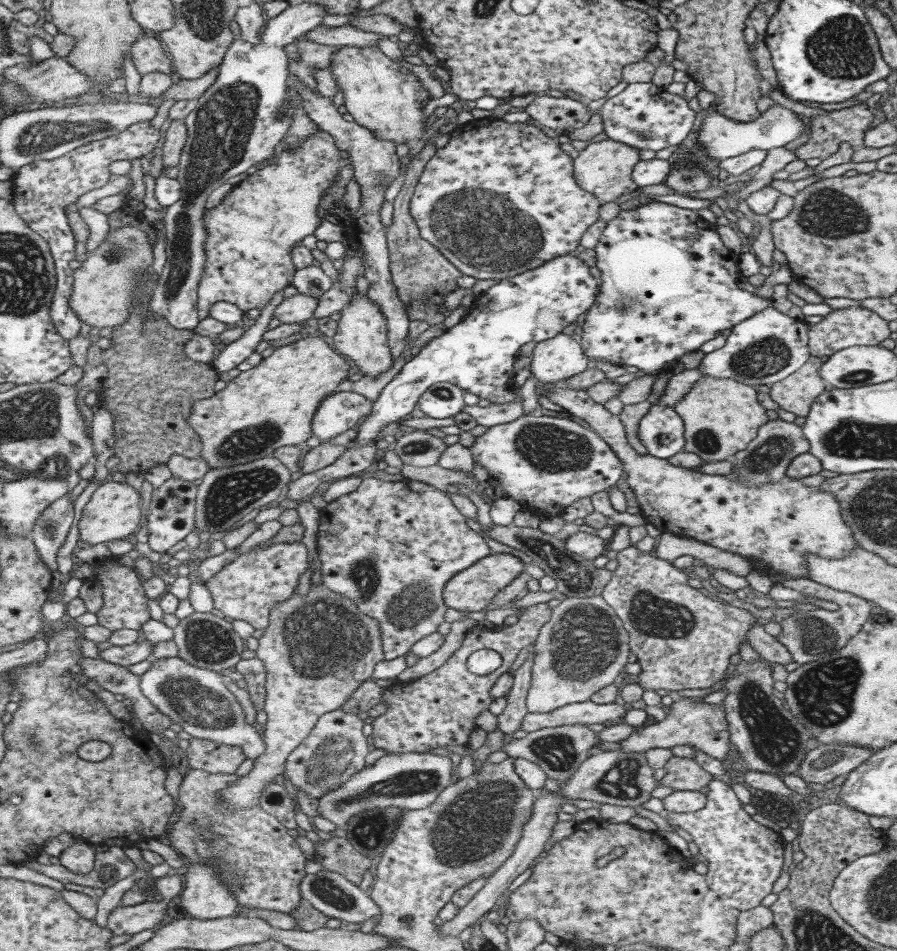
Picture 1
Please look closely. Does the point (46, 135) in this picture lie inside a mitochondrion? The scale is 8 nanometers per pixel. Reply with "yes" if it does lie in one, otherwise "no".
yes

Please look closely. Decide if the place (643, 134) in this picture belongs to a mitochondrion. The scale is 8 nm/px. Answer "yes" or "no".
yes

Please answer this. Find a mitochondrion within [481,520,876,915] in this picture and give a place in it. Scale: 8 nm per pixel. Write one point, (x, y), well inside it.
(584, 641)

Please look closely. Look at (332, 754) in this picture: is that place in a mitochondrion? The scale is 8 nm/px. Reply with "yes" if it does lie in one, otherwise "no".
yes

